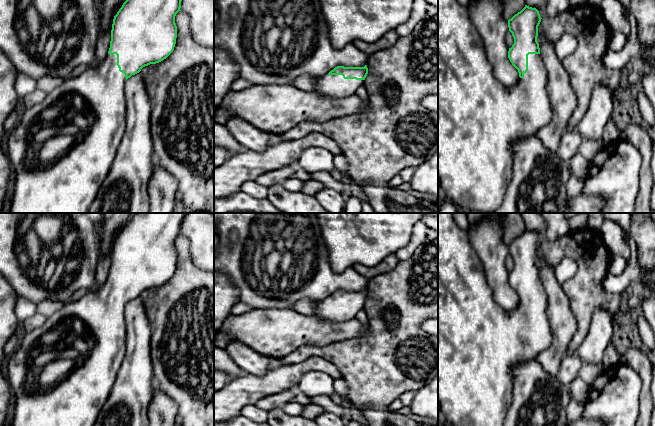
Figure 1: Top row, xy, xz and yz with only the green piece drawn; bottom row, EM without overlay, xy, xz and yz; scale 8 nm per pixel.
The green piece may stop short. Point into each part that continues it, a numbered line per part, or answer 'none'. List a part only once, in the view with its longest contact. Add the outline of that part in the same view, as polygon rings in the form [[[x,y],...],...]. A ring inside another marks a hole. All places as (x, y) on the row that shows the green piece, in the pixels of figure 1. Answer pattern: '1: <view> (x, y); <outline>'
1: yz (478, 118); [[[438,0],[438,179],[446,196],[463,210],[475,213],[494,213],[501,205],[513,174],[513,152],[511,145],[522,138],[536,135],[551,121],[550,99],[547,92],[547,71],[540,54],[528,55],[528,71],[520,78],[518,84],[510,89],[504,87],[496,78],[494,66],[491,64],[476,26],[473,24],[466,6],[457,0]]]

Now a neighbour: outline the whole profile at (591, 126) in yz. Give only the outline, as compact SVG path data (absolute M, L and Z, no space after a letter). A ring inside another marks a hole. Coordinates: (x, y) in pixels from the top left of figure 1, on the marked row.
M607 86L594 87L588 109L580 120L577 131L583 139L601 140L604 127L613 112L613 96Z

